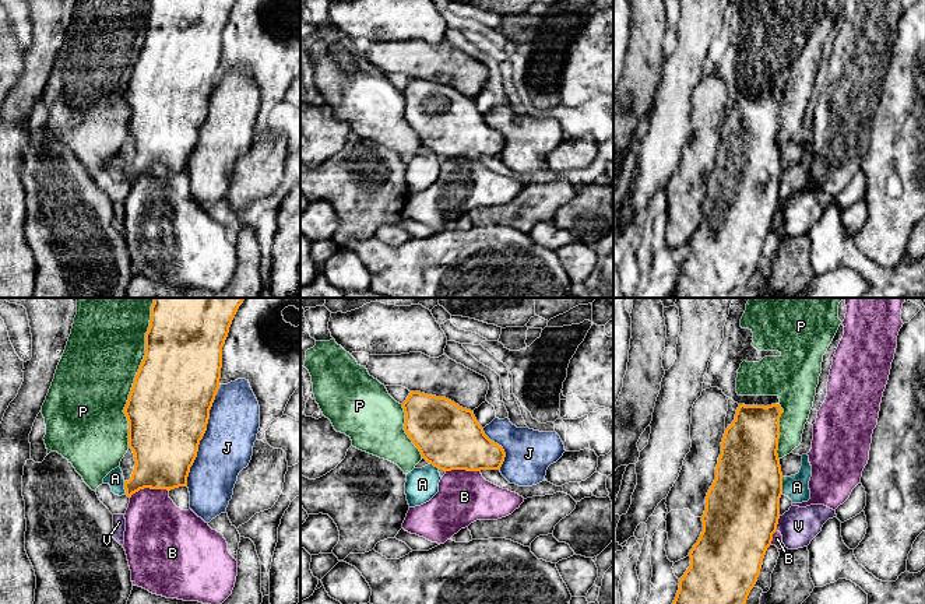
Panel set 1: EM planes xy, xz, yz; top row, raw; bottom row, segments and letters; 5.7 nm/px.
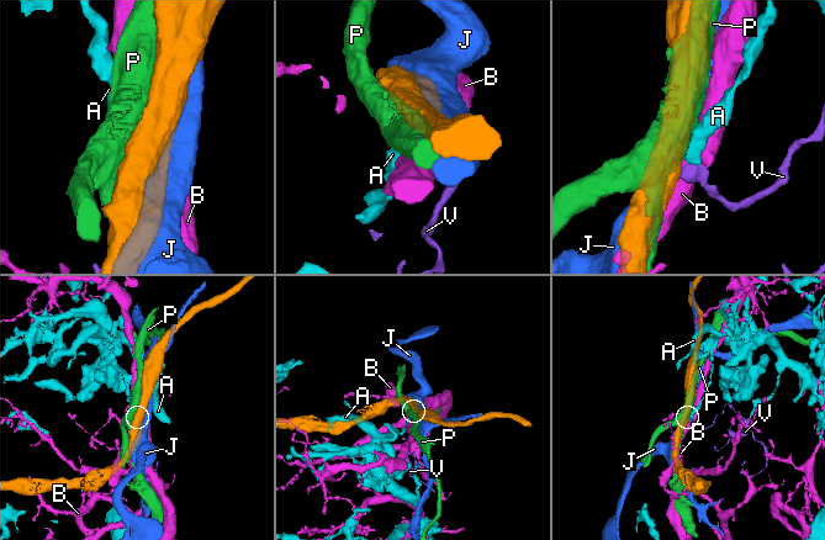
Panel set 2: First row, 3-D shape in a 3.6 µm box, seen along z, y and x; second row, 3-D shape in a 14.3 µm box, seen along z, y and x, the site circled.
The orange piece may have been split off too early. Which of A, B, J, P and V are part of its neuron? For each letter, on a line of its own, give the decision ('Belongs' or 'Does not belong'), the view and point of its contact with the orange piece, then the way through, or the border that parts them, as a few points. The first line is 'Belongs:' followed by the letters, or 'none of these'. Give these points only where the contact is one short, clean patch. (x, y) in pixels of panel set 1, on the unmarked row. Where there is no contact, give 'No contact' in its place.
Belongs: none of these
A: Does not belong. Touches orange at yz (781, 172). Boundary: yz (781, 164), (783, 181)
B: Does not belong. Touches orange at xy (148, 174)
J: Does not belong. Touches orange at xy (203, 122)
P: Does not belong. Touches orange at xy (134, 67)
V: Does not belong. Touches orange at yz (777, 210). Boundary: yz (780, 203), (776, 217)

